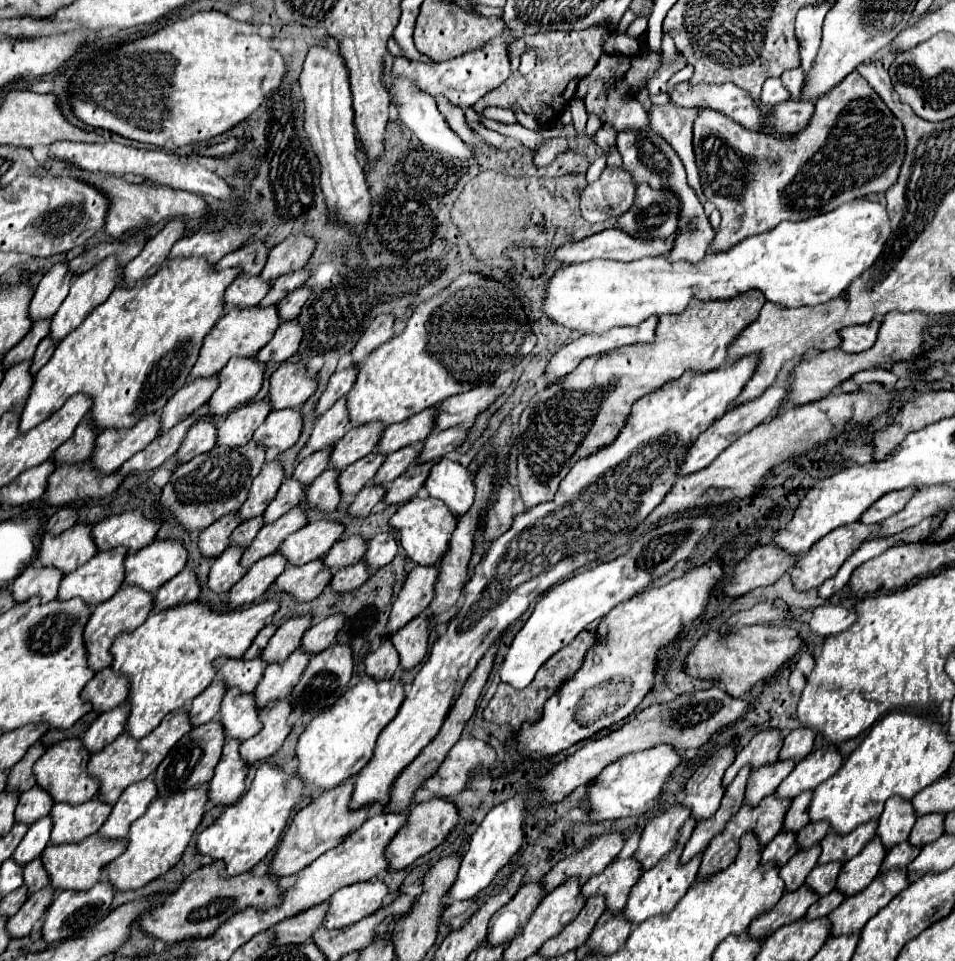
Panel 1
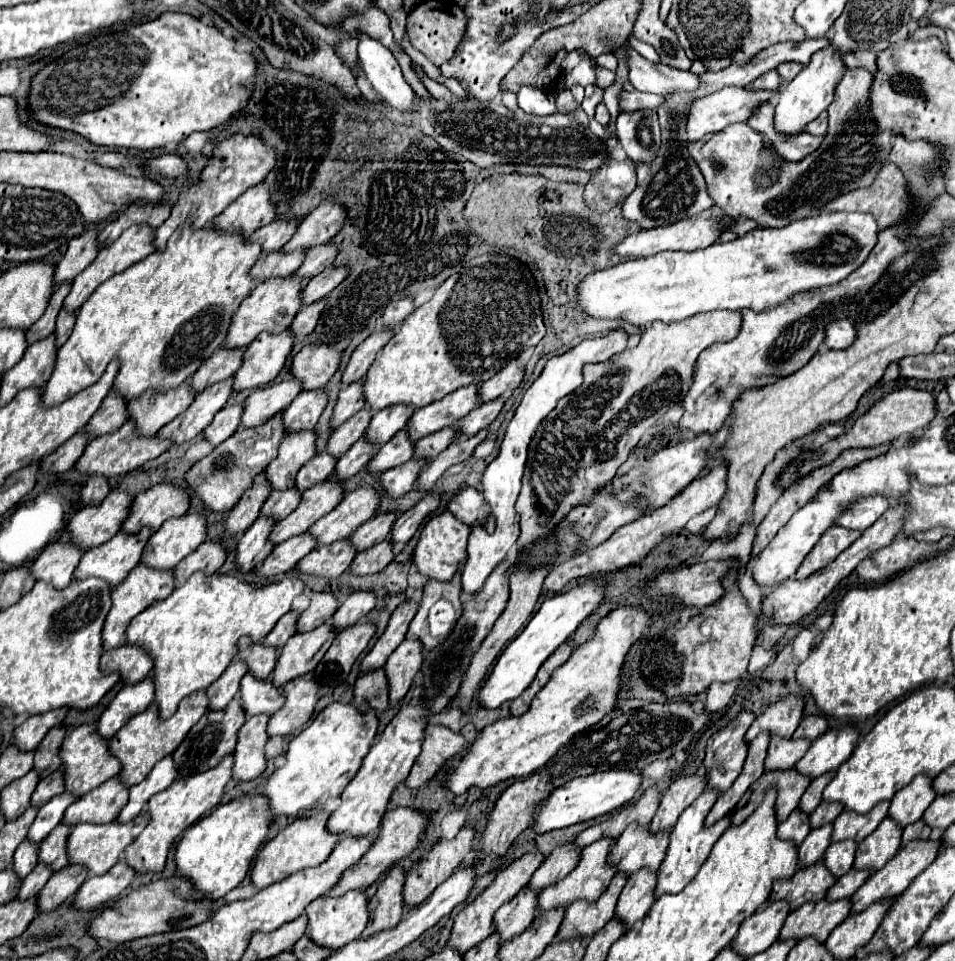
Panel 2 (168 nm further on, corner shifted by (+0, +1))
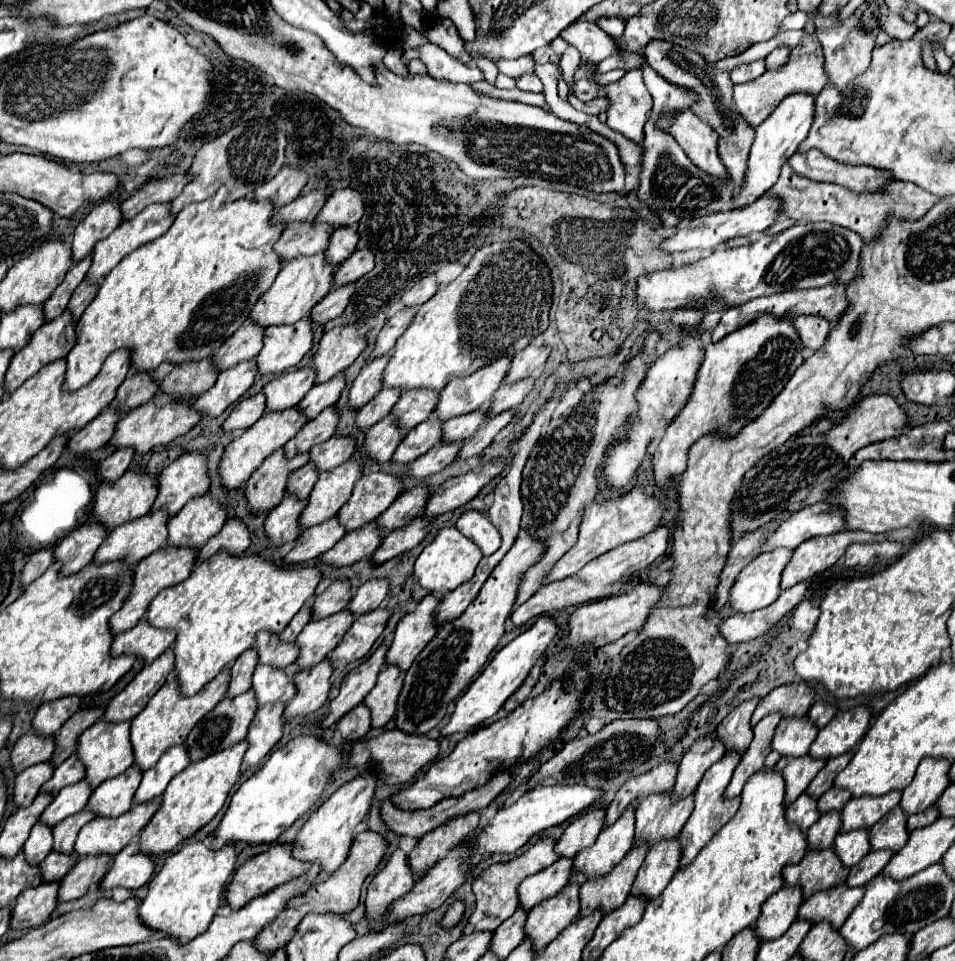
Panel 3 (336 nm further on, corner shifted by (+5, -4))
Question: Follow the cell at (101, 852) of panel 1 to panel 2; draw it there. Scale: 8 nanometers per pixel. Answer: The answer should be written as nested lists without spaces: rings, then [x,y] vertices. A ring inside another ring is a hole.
[[[142,810],[134,820],[120,824],[120,822],[108,822],[108,824],[78,824],[72,828],[72,834],[68,838],[68,856],[70,864],[84,864],[90,874],[100,876],[106,874],[120,858],[120,854],[126,850],[126,846],[142,832],[142,826],[146,826],[146,810]]]

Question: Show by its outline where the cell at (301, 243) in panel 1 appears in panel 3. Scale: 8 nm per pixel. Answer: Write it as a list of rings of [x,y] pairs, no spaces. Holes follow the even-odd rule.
[[[353,189],[335,191],[315,217],[315,223],[329,223],[331,227],[351,227],[363,215],[363,199]]]

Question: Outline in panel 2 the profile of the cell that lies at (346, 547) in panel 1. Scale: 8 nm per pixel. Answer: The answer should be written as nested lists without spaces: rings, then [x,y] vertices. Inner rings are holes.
[[[386,512],[386,514],[378,514],[378,516],[370,518],[352,534],[354,546],[358,546],[358,550],[366,550],[366,548],[386,540],[392,532],[392,524],[396,518],[398,518],[398,512]]]

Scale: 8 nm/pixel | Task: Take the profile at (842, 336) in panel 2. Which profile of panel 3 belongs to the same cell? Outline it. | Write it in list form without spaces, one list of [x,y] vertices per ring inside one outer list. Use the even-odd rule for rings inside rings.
[[[799,315],[793,323],[795,323],[805,347],[817,351],[825,345],[829,331],[831,331],[831,325],[827,319],[821,319],[817,315]]]

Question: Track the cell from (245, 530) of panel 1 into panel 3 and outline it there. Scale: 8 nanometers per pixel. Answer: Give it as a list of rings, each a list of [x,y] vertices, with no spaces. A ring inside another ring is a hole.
[[[303,465],[295,469],[289,479],[287,479],[287,497],[297,497],[297,499],[307,499],[309,491],[313,489],[313,483],[317,481],[317,471],[313,467]]]

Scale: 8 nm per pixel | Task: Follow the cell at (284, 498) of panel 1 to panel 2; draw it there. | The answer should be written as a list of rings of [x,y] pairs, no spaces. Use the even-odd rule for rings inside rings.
[[[320,452],[320,454],[316,454],[312,460],[308,460],[302,468],[300,468],[300,472],[298,472],[298,476],[296,476],[296,486],[298,486],[298,490],[308,490],[310,486],[314,486],[316,482],[322,482],[322,480],[326,480],[326,478],[330,478],[330,474],[334,472],[334,468],[336,468],[336,462],[338,462],[338,458],[334,458],[334,456],[330,456],[330,454],[324,454],[324,452]]]

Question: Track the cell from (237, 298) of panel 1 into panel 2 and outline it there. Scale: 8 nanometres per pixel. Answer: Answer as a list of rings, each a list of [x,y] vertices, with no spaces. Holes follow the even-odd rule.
[[[284,250],[262,252],[250,274],[254,274],[256,282],[262,282],[272,276],[290,276],[294,274],[294,270],[298,270],[298,266],[302,266],[304,256],[306,250],[294,250],[294,254],[286,254]]]

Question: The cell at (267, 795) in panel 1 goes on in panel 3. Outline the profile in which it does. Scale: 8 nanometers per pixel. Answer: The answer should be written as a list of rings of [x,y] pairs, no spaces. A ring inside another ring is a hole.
[[[207,835],[167,855],[165,865],[149,883],[149,893],[139,907],[139,917],[145,925],[165,931],[181,943],[187,943],[187,939],[193,939],[211,925],[237,861],[237,845],[225,843],[221,849],[211,849],[213,841],[213,835]]]

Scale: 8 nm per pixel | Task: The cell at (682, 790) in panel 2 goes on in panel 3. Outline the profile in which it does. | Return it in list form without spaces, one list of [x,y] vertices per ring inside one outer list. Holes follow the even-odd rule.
[[[715,735],[697,739],[695,745],[679,761],[679,773],[677,773],[675,787],[671,791],[671,799],[679,801],[681,797],[691,795],[697,789],[697,785],[701,783],[707,769],[713,763],[717,763],[721,759],[721,755],[725,755],[725,747],[721,747],[721,743],[717,743]]]

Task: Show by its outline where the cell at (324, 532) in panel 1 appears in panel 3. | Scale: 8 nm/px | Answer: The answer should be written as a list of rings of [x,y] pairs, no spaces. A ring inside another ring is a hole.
[[[369,473],[363,475],[353,489],[349,501],[339,509],[337,519],[345,531],[355,531],[371,521],[375,521],[403,491],[403,485],[397,477],[387,473]]]

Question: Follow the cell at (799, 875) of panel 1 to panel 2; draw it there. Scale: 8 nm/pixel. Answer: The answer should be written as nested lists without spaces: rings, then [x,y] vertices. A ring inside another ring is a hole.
[[[832,824],[814,828],[806,840],[798,846],[798,856],[800,856],[800,866],[810,866],[818,860],[822,860],[826,848],[830,846],[830,834],[832,834]]]

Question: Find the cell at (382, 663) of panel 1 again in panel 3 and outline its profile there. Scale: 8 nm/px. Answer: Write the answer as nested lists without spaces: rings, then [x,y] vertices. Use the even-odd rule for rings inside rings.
[[[359,703],[357,707],[353,707],[353,711],[349,711],[347,715],[341,717],[341,721],[337,721],[335,725],[345,741],[355,741],[367,735],[367,731],[371,729],[371,711],[365,703]]]

